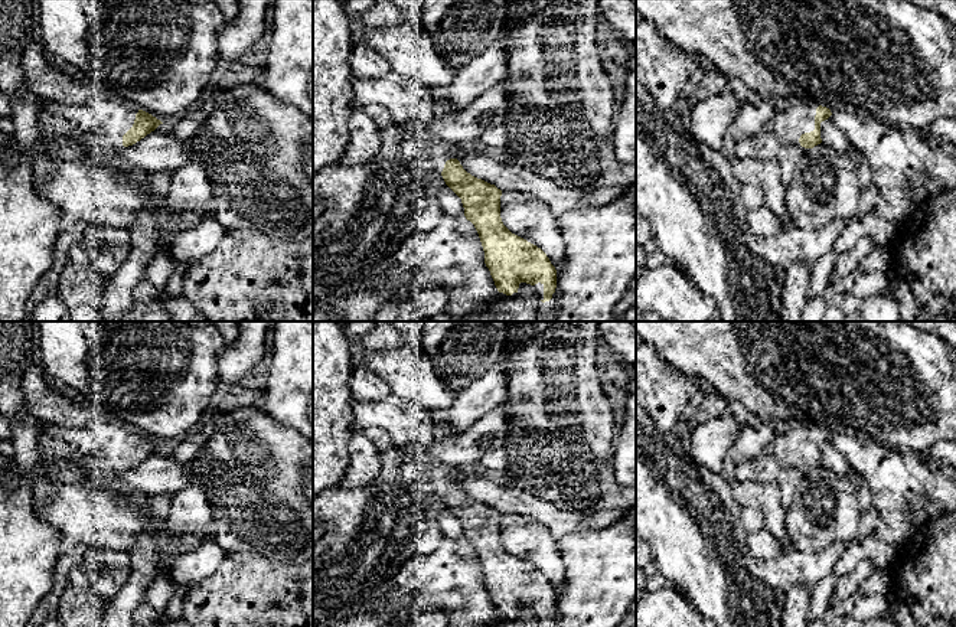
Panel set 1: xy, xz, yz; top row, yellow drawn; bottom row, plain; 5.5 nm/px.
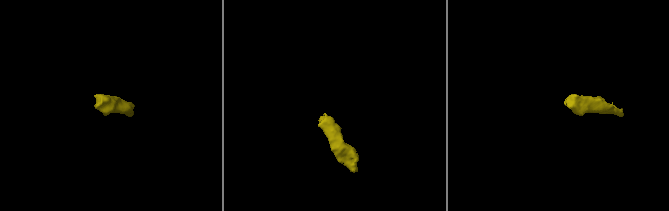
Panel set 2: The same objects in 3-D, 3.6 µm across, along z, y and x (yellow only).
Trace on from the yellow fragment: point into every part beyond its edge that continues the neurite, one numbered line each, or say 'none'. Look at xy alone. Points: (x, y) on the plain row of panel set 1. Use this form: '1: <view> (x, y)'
1: xy (110, 440)

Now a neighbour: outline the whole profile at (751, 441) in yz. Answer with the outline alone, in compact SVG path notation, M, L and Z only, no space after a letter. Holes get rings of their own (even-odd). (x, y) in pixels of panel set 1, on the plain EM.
M766 424L758 427L743 425L738 438L727 453L725 460L735 466L754 460L771 448L779 430L779 424Z

